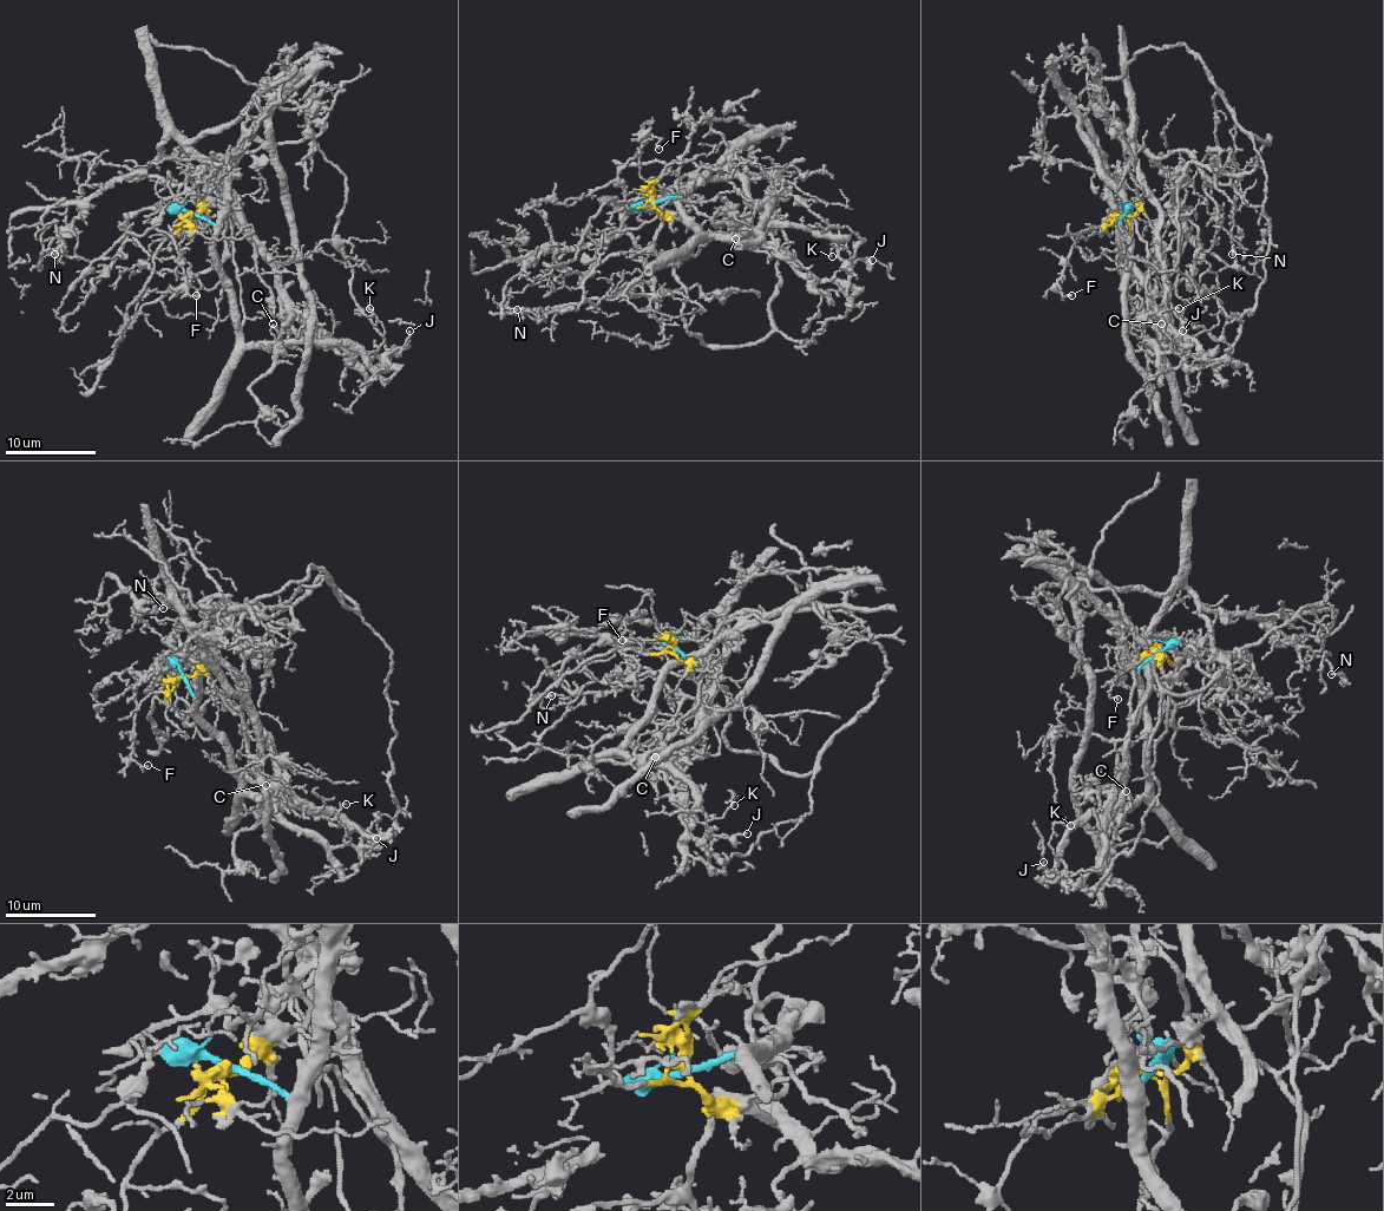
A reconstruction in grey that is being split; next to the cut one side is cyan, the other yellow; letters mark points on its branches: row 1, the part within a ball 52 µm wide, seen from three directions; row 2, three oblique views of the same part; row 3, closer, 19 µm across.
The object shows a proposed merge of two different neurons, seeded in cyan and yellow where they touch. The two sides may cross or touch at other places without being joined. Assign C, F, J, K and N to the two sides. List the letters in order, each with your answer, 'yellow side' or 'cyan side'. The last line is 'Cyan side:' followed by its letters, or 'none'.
C: cyan side
F: cyan side
J: cyan side
K: cyan side
N: yellow side
Cyan side: C, F, J, K

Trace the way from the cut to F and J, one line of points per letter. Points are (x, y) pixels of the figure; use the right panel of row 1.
F: (1123, 215), (1128, 210), (1115, 210), (1086, 230), (1071, 249), (1061, 289), (1066, 296), (1071, 294)
J: (1123, 215), (1122, 257), (1147, 299), (1158, 344), (1149, 341), (1182, 355), (1182, 331)

